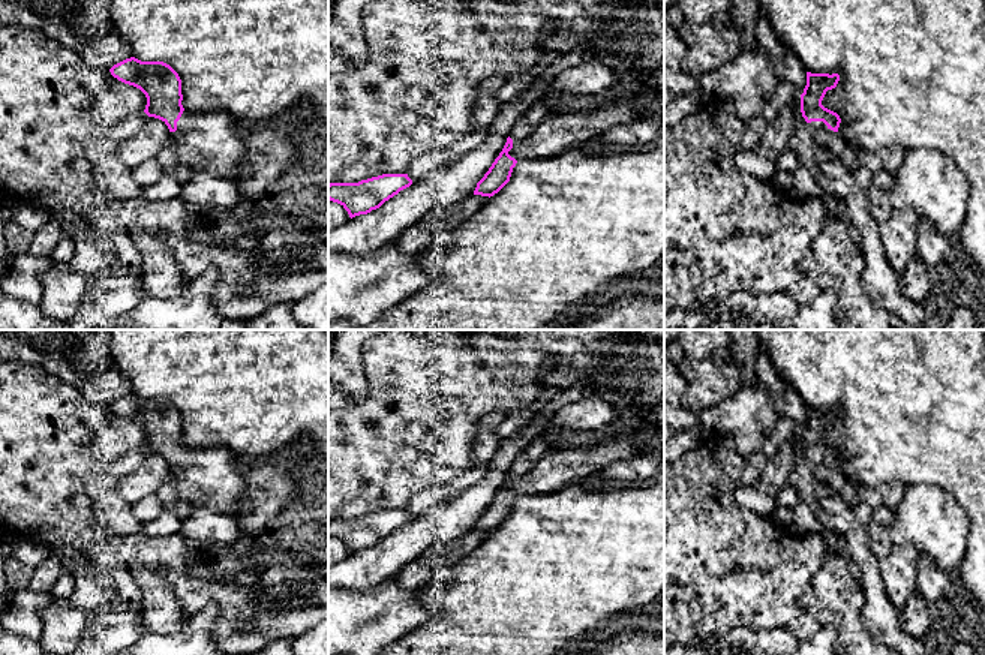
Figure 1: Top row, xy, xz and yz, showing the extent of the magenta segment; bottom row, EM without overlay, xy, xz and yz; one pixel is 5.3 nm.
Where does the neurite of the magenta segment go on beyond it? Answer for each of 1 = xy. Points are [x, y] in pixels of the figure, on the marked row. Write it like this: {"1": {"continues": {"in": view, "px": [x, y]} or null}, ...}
{"1": {"continues": {"in": "xy", "px": [213, 143]}}}

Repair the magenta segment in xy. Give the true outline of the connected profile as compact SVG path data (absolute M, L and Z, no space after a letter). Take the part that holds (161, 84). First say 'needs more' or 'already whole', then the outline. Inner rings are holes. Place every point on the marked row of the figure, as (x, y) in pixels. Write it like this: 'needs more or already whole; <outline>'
needs more; M130 57L109 72L145 94L144 112L168 126L184 166L237 181L250 177L244 150L252 129L241 127L228 112L186 111L181 105L181 79L169 64Z

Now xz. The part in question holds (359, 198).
already whole; M382 174L358 183L330 183L328 199L340 204L352 219L379 208L411 184L408 174Z

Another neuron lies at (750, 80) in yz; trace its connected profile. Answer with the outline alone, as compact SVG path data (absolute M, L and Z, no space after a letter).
M744 51L711 73L700 75L705 96L730 100L744 124L762 111L780 79L775 61L763 51Z

